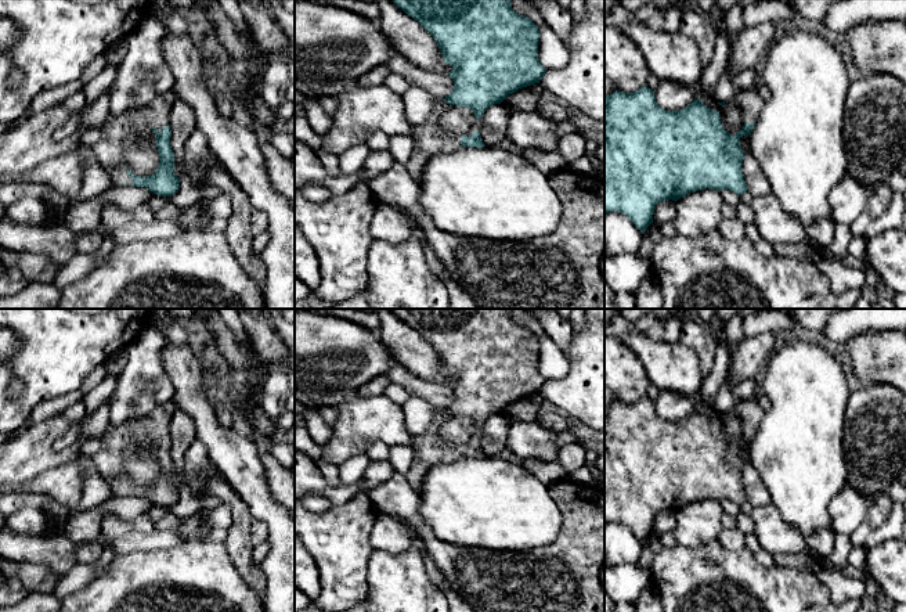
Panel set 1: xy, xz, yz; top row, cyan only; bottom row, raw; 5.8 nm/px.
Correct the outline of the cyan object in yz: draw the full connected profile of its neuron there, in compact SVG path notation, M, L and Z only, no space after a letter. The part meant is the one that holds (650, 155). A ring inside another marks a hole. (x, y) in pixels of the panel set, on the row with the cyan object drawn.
M647 84L634 93L616 90L604 96L604 213L625 215L643 233L653 223L653 212L661 201L676 202L705 188L746 192L740 138L751 134L762 100L751 89L740 91L728 104L736 104L743 115L744 126L736 136L722 127L719 114L701 100L681 111L665 111Z

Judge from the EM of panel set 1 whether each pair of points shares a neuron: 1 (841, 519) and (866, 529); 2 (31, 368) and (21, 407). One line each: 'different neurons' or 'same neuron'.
1: different neurons
2: same neuron

